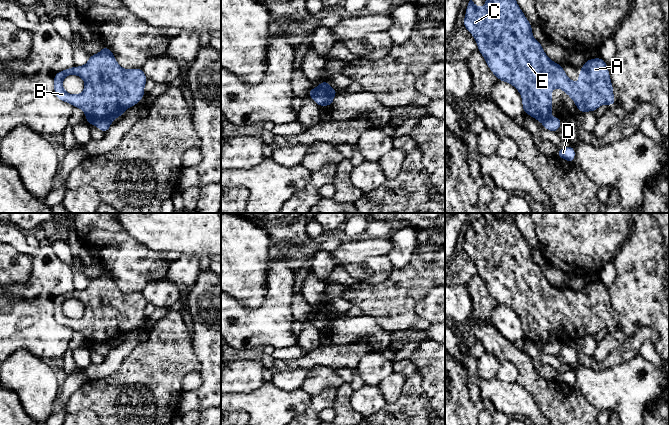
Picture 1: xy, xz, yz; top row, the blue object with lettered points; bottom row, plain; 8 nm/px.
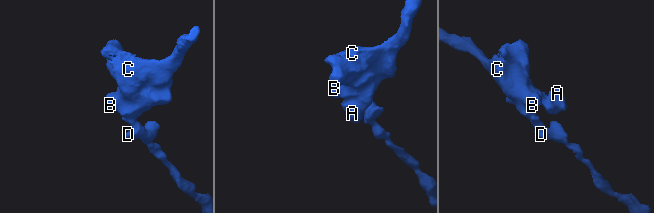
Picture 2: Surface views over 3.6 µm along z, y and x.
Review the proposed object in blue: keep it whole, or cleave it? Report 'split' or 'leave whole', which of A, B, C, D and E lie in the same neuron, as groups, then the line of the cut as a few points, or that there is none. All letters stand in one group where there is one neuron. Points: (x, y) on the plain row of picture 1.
split; A B C E / D; cut in xy along (87, 341), (109, 342), (111, 344)

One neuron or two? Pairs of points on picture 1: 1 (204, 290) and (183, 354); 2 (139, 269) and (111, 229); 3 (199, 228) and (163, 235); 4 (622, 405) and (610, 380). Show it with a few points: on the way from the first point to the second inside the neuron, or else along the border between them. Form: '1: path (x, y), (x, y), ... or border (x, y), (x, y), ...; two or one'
1: border (191, 343), (200, 365); two
2: path (129, 259), (122, 252), (121, 243), (117, 239); one
3: path (190, 228), (172, 228); one
4: path (622, 399), (622, 394), (614, 386); one

